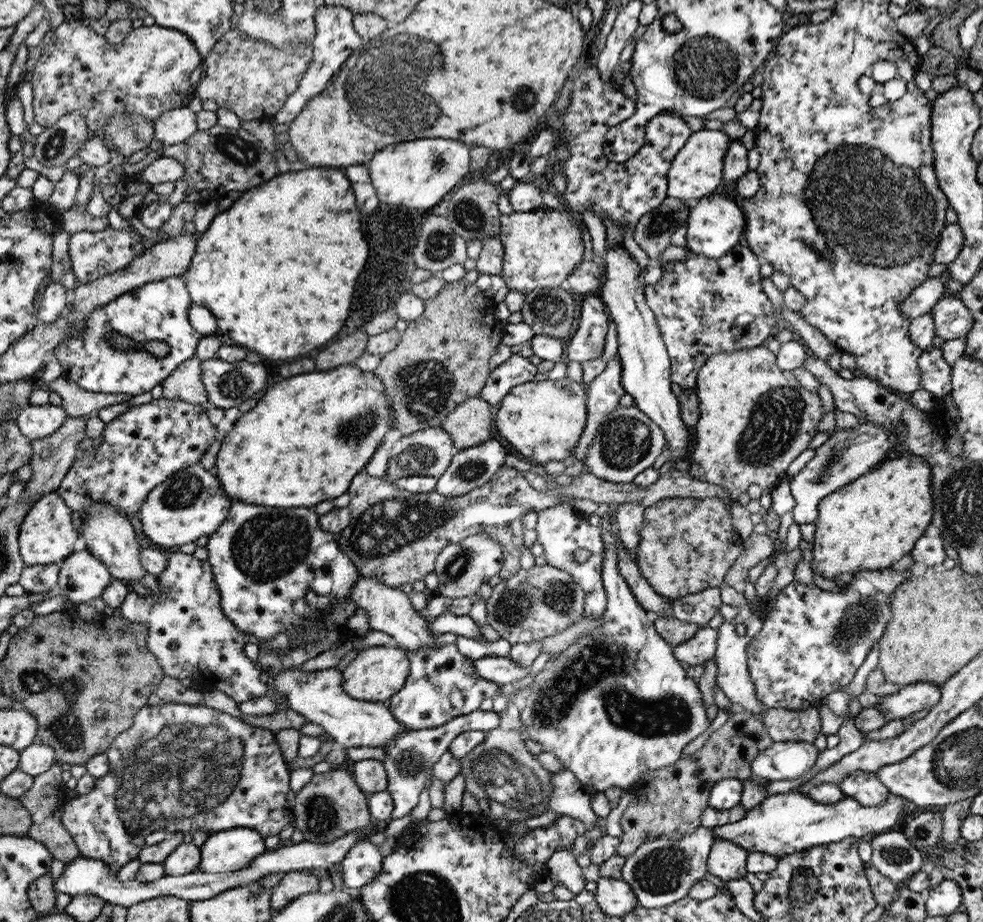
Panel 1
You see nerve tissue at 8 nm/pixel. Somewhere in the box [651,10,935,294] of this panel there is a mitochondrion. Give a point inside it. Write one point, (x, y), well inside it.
(707, 67)

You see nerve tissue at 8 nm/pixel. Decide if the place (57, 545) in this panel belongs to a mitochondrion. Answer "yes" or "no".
no

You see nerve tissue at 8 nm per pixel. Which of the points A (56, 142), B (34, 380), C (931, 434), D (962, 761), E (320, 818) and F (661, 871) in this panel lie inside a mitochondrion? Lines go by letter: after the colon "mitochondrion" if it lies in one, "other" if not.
A: mitochondrion
B: other
C: other
D: mitochondrion
E: mitochondrion
F: mitochondrion

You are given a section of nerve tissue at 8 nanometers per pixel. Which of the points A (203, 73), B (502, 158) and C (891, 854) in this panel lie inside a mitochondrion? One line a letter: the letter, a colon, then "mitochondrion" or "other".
A: other
B: other
C: mitochondrion

